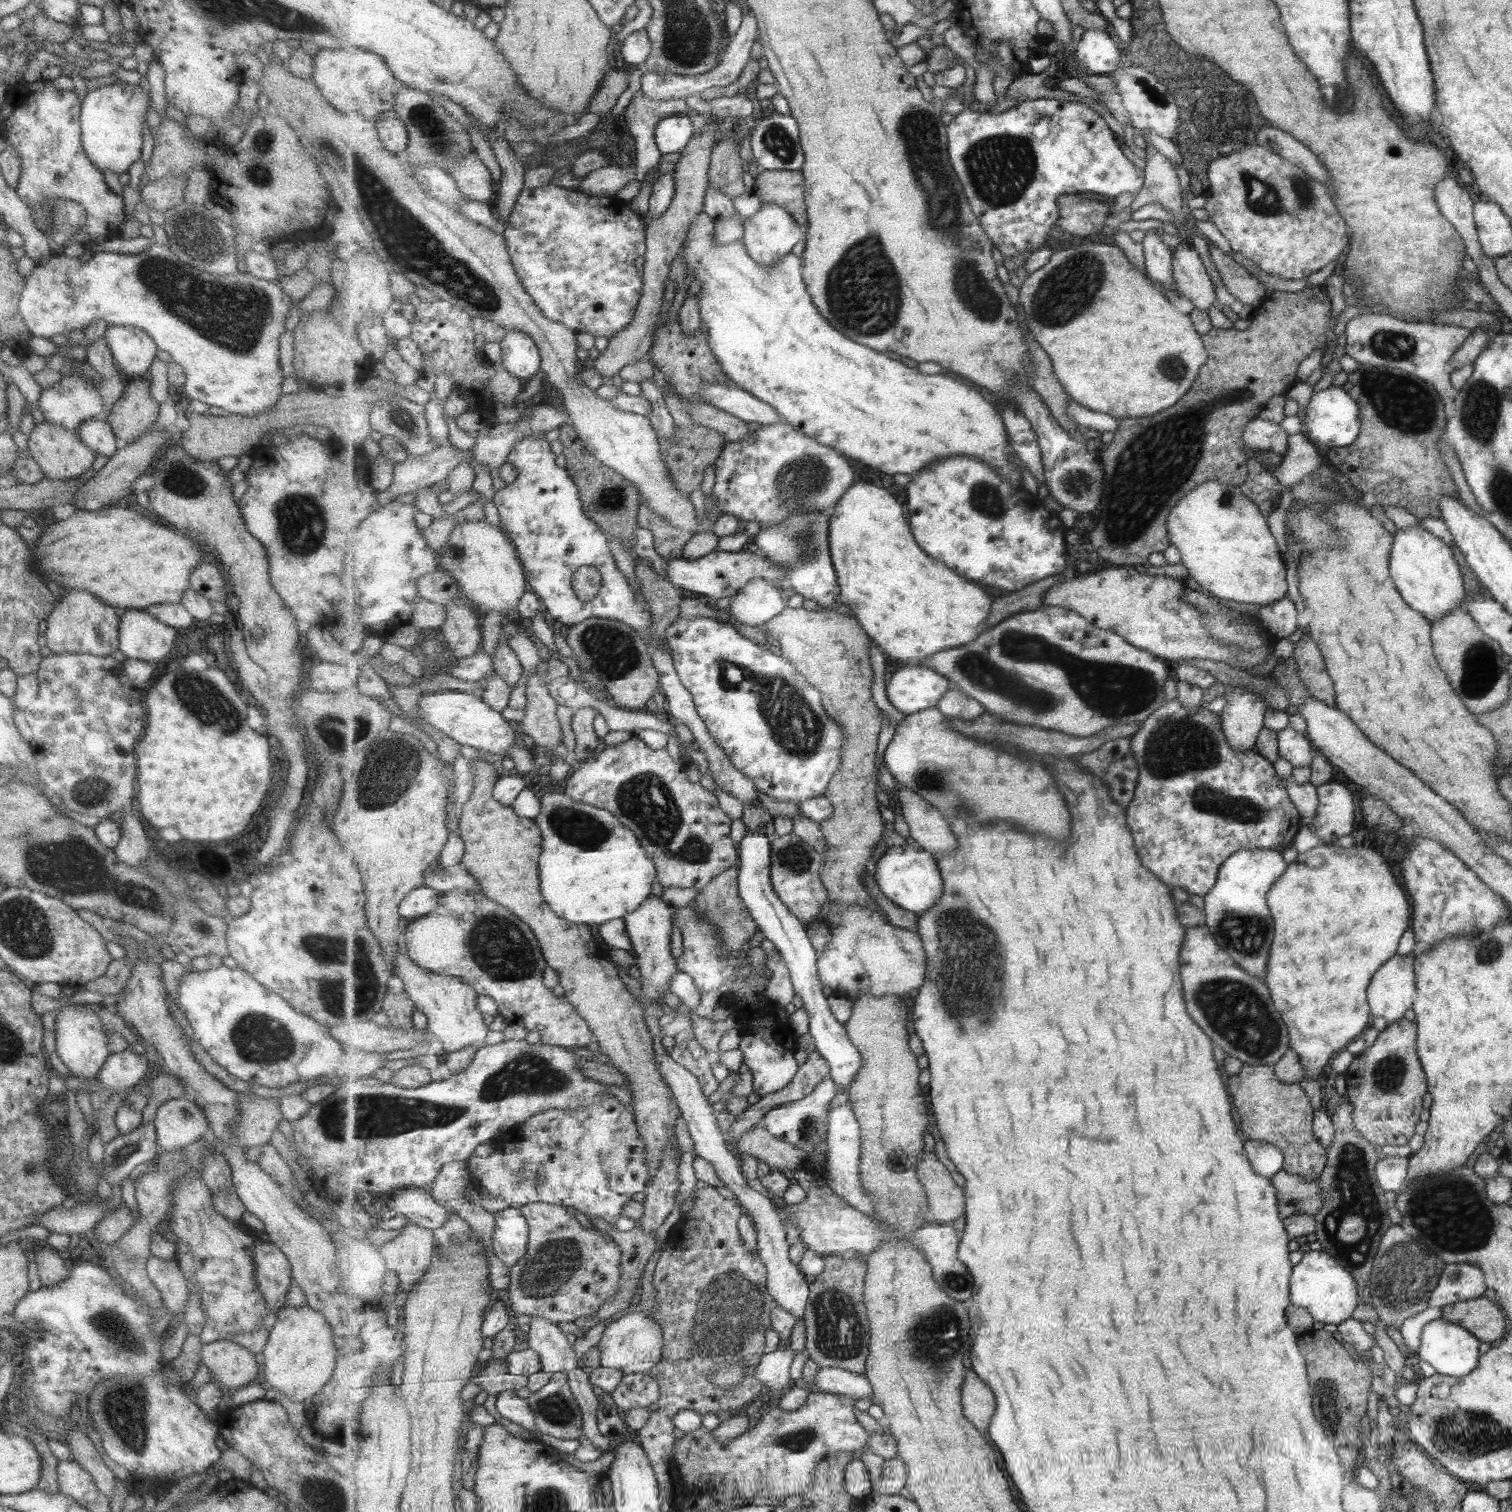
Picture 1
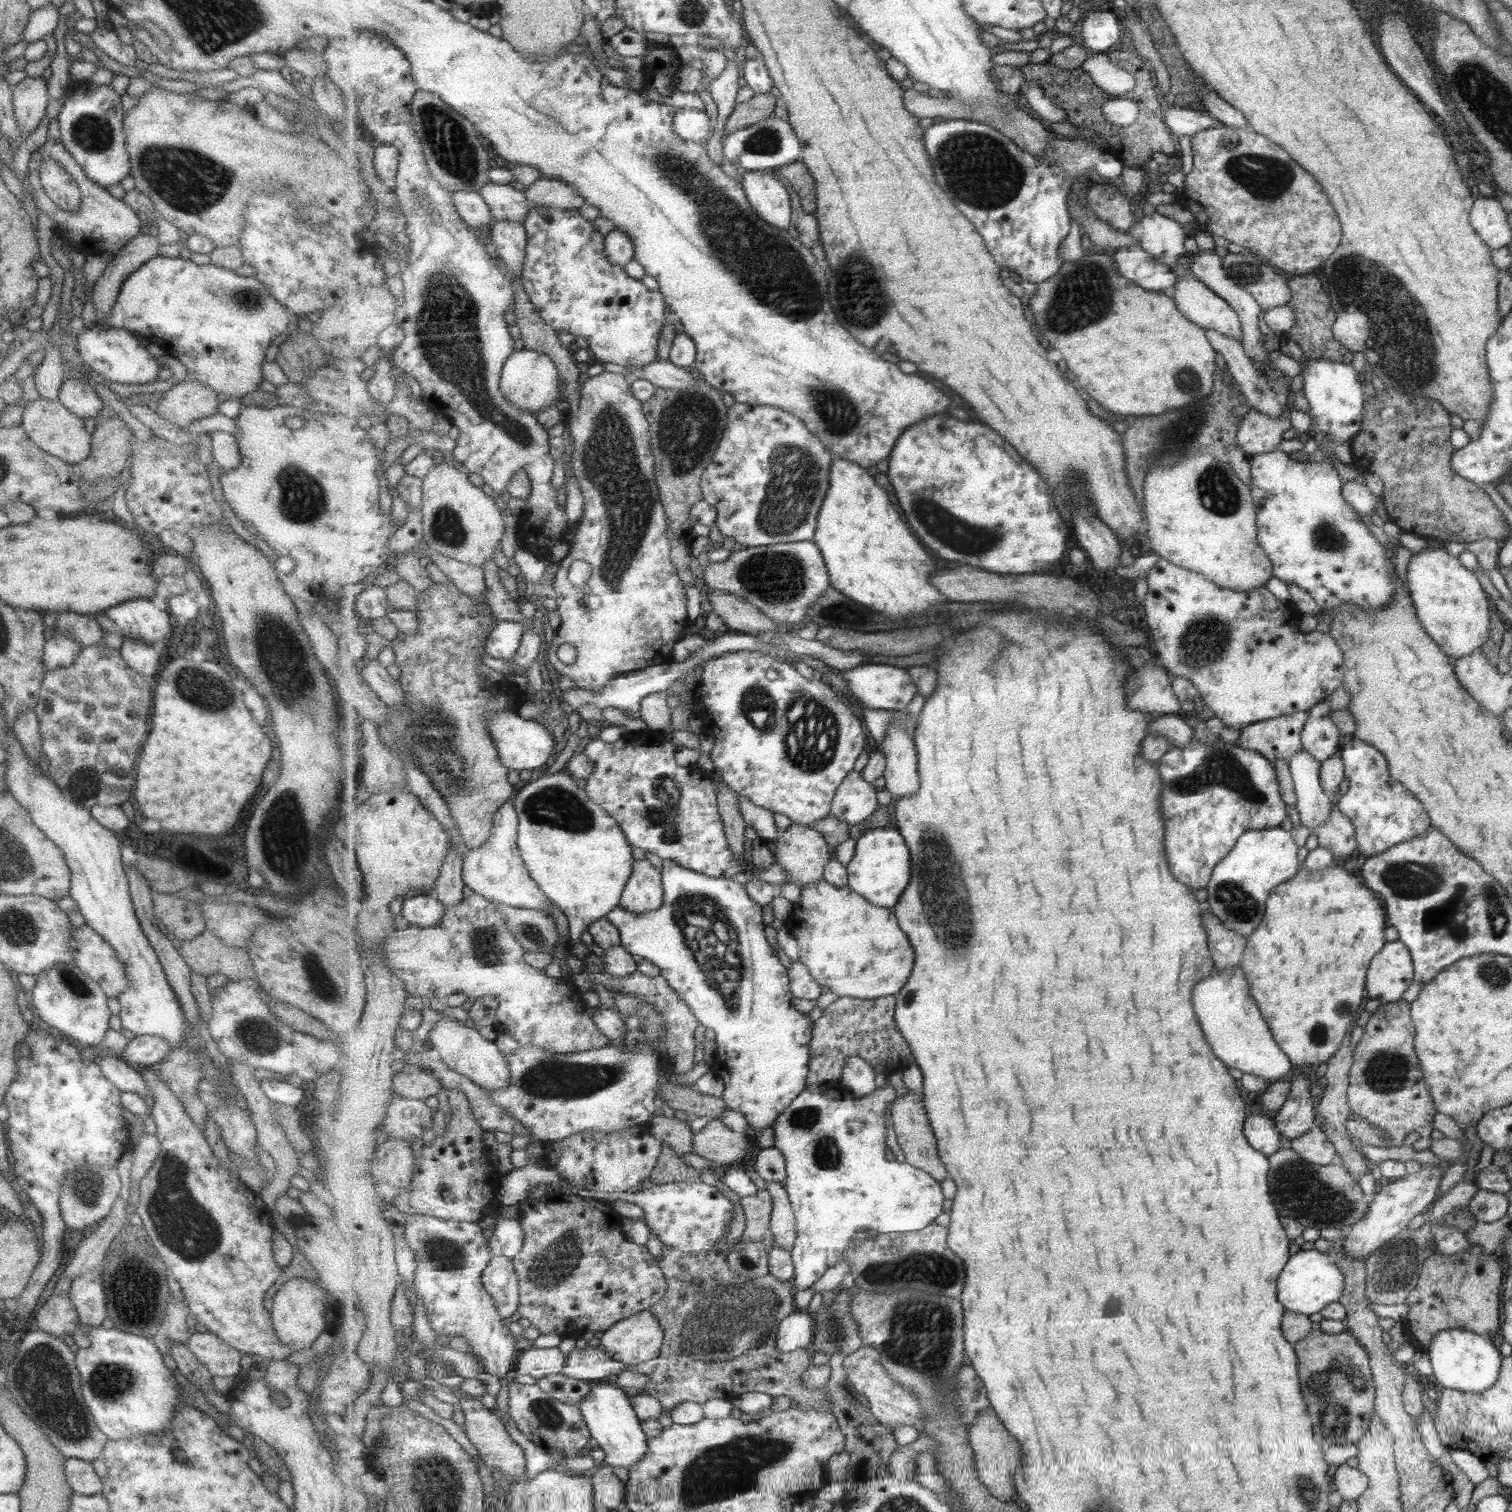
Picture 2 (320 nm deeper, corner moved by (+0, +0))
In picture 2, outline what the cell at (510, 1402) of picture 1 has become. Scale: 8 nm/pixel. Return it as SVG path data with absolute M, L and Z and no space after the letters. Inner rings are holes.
M410 1215L405 1232L405 1242L409 1248L415 1251L417 1270L412 1286L416 1295L422 1300L426 1308L426 1315L439 1335L447 1335L451 1339L462 1336L467 1339L469 1346L483 1364L483 1370L503 1378L513 1364L513 1356L516 1355L517 1340L511 1332L511 1328L503 1322L497 1301L485 1288L483 1275L484 1270L492 1262L494 1254L490 1245L490 1234L481 1229L478 1223L445 1220L436 1216Z

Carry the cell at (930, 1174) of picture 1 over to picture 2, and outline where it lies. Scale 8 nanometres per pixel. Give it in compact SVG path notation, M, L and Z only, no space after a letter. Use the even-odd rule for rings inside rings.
M913 1092L897 1098L891 1106L891 1119L898 1144L905 1154L906 1162L912 1164L914 1167L924 1169L925 1172L934 1176L939 1182L946 1180L949 1176L948 1168L940 1157L936 1132L933 1130L931 1120L928 1117L924 1099Z

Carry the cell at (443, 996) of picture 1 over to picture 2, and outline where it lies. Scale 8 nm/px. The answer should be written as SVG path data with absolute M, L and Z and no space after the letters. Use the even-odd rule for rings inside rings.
M438 1015L439 1019L436 1021L435 1028L431 1030L429 1035L429 1046L438 1051L444 1064L475 1081L488 1092L489 1090L507 1088L510 1085L512 1072L507 1056L501 1054L497 1044L483 1038L477 1028L470 1026L468 1022L459 1023L457 1017Z

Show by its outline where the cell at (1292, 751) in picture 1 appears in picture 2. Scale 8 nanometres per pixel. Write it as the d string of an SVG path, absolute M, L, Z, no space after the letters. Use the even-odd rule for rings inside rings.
M1304 750L1296 752L1288 762L1300 825L1310 832L1326 822L1333 807L1321 788L1319 767L1320 762Z

